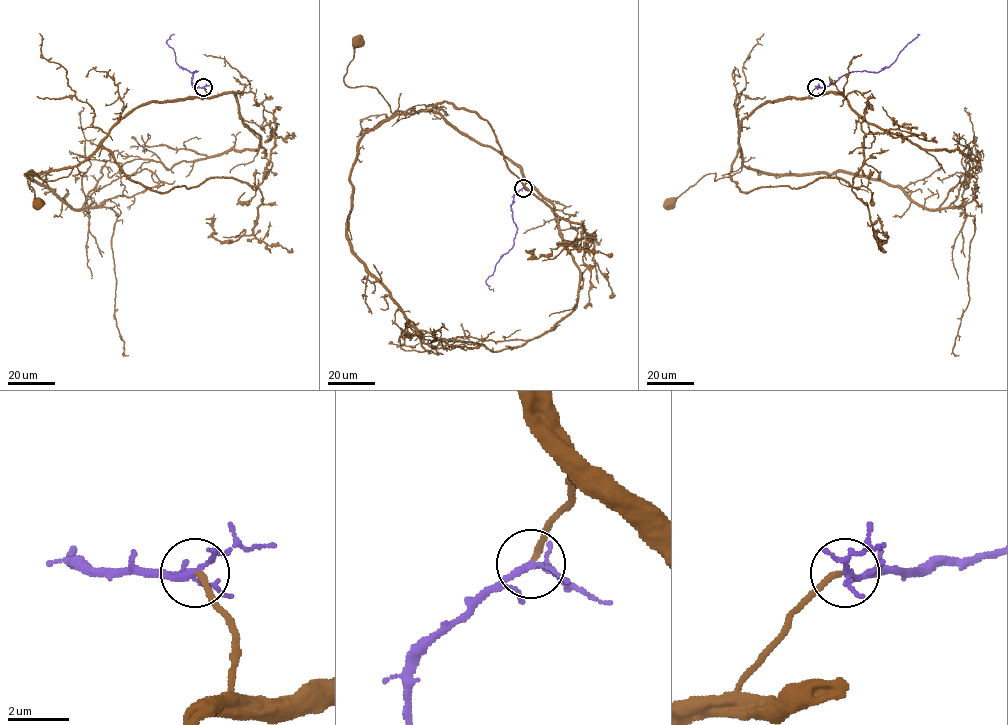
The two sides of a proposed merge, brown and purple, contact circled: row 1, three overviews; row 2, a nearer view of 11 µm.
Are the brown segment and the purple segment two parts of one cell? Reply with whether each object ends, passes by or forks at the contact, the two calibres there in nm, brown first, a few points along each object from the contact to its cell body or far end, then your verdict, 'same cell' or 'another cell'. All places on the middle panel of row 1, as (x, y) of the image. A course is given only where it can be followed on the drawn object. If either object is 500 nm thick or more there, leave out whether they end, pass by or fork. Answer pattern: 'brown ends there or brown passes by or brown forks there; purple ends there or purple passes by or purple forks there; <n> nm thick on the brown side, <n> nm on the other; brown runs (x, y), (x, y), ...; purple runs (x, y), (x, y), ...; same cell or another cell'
brown ends there; purple forks there; 190 nm thick on the brown side, 160 nm on the other; brown runs (523, 187), (523, 171), (439, 113), (392, 113), (375, 88), (348, 87), (343, 76), (358, 41); purple runs (523, 188), (514, 195), (511, 205), (517, 228), (514, 244), (486, 280), (493, 291); same cell

